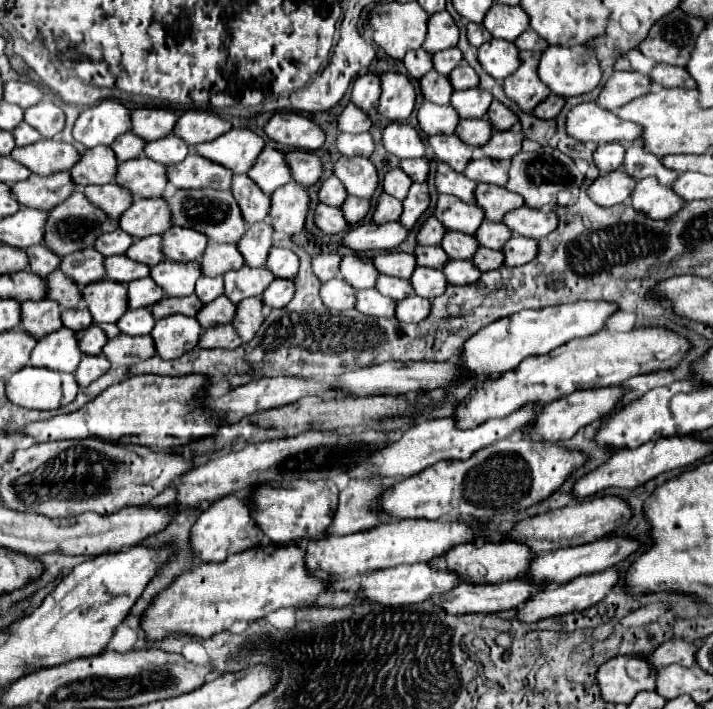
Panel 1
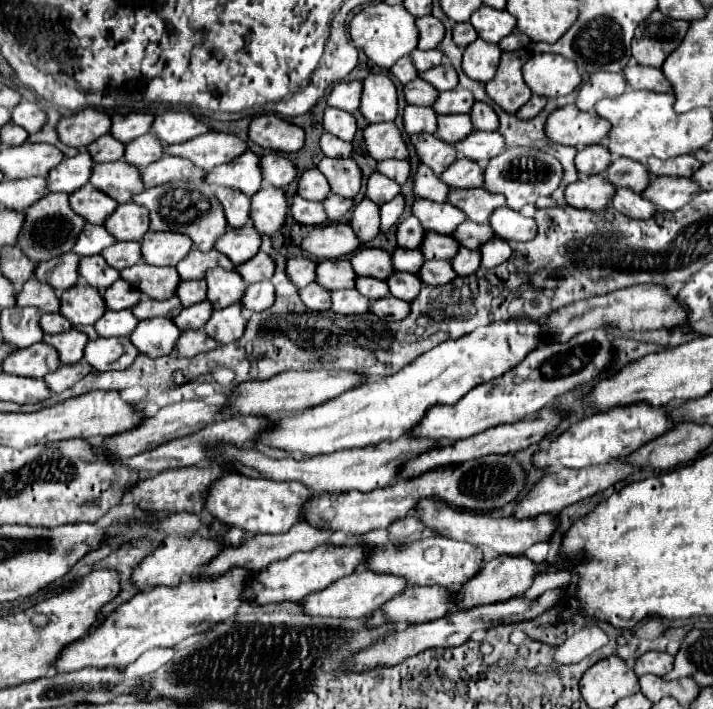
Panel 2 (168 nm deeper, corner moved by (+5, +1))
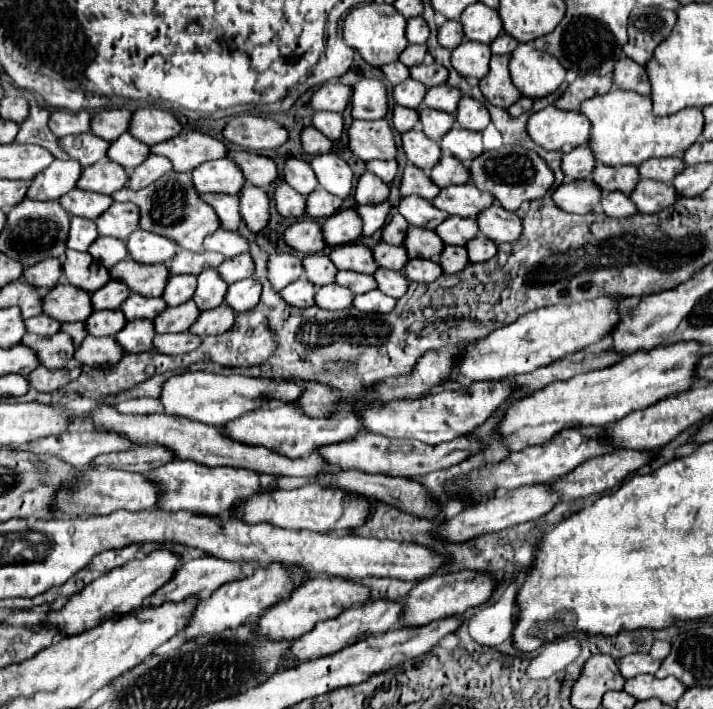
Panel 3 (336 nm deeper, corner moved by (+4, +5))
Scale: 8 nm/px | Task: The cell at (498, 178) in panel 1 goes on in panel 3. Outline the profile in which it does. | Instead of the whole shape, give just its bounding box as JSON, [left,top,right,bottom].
[430,157,470,187]

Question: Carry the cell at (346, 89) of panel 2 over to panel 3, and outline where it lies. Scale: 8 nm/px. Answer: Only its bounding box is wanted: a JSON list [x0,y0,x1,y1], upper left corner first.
[310,81,352,113]

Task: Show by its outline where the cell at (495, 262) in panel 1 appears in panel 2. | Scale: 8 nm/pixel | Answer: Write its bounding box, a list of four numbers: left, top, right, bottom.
[453,247,481,277]

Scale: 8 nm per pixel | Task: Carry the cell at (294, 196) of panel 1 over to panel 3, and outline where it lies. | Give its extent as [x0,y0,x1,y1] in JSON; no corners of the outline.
[240,185,270,233]

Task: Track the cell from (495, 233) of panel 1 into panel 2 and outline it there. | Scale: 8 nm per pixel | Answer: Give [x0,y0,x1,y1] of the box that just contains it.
[453,221,493,249]

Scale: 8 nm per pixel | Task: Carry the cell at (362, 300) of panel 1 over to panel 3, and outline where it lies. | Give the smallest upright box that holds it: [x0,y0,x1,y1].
[314,283,354,311]

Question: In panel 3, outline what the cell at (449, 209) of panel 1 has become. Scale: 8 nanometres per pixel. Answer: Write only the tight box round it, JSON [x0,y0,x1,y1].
[398,195,448,229]

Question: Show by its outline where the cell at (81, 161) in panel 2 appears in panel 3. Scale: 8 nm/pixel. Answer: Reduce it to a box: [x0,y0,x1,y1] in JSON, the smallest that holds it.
[26,159,82,201]

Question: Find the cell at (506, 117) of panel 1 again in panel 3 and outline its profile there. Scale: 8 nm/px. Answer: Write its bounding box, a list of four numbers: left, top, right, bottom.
[456,97,490,131]

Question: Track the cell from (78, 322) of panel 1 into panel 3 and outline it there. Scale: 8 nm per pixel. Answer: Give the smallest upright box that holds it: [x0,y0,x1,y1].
[26,315,60,337]

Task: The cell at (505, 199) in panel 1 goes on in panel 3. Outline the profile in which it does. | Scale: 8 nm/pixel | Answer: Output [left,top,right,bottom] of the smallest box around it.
[432,183,494,217]

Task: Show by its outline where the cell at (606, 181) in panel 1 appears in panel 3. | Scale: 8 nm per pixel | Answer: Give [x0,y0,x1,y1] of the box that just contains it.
[552,181,602,215]

